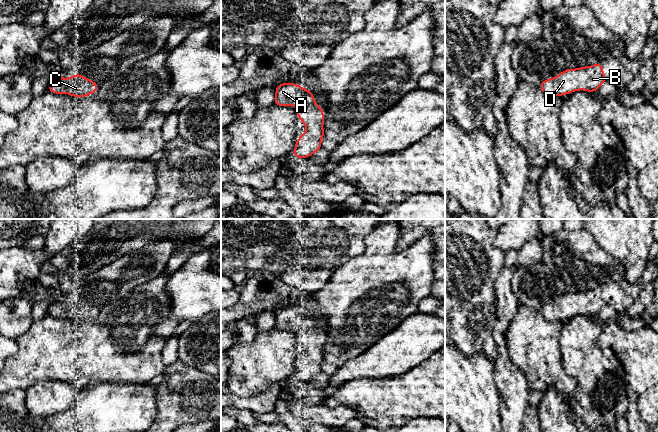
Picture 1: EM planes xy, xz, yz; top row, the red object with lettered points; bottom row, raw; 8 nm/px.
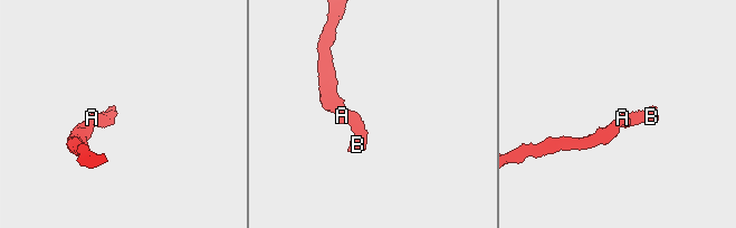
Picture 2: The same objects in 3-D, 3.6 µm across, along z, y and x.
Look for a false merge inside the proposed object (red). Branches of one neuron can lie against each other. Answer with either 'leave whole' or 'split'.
leave whole

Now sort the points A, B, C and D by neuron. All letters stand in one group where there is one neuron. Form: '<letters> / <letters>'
A B C D

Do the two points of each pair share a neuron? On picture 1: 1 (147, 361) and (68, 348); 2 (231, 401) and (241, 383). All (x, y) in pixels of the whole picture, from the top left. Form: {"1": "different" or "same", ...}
{"1": "same", "2": "different"}

